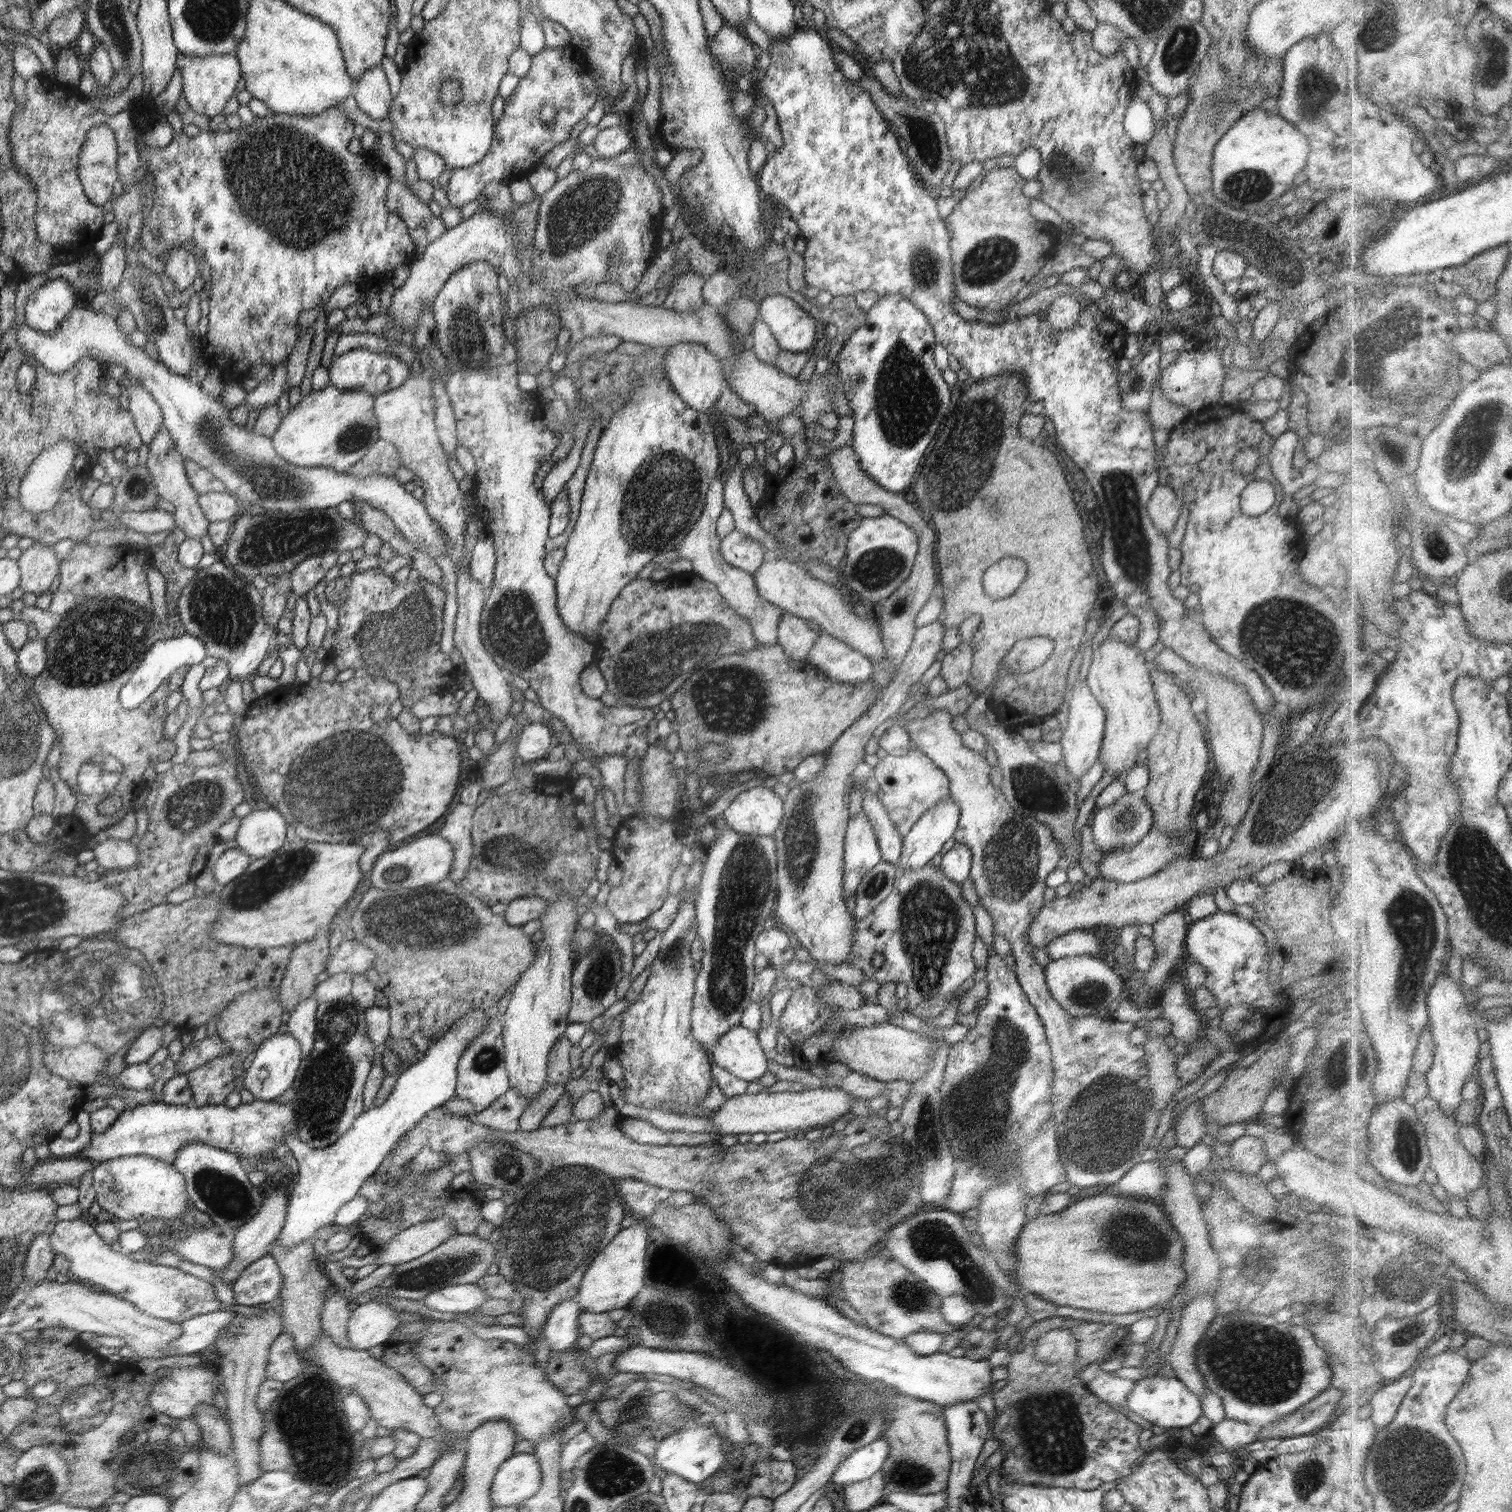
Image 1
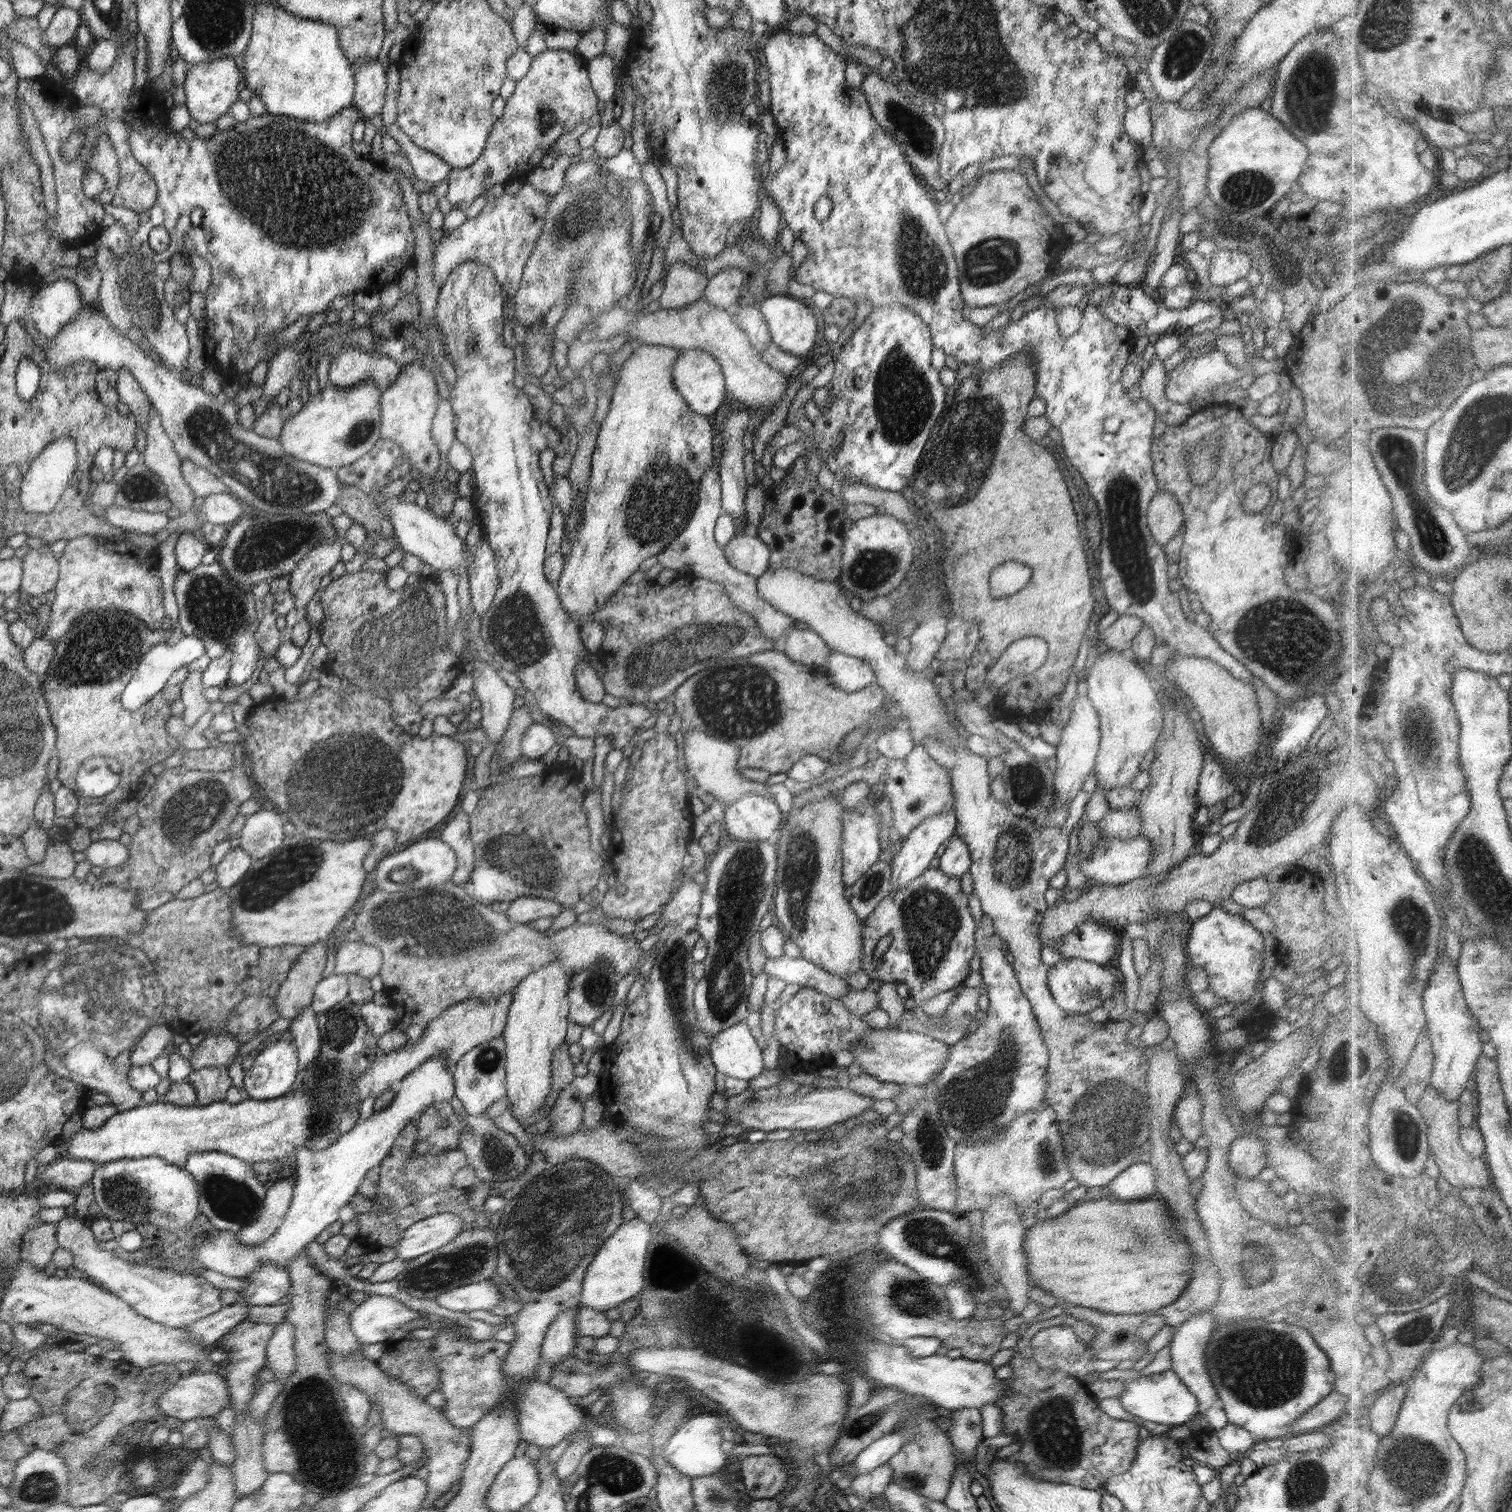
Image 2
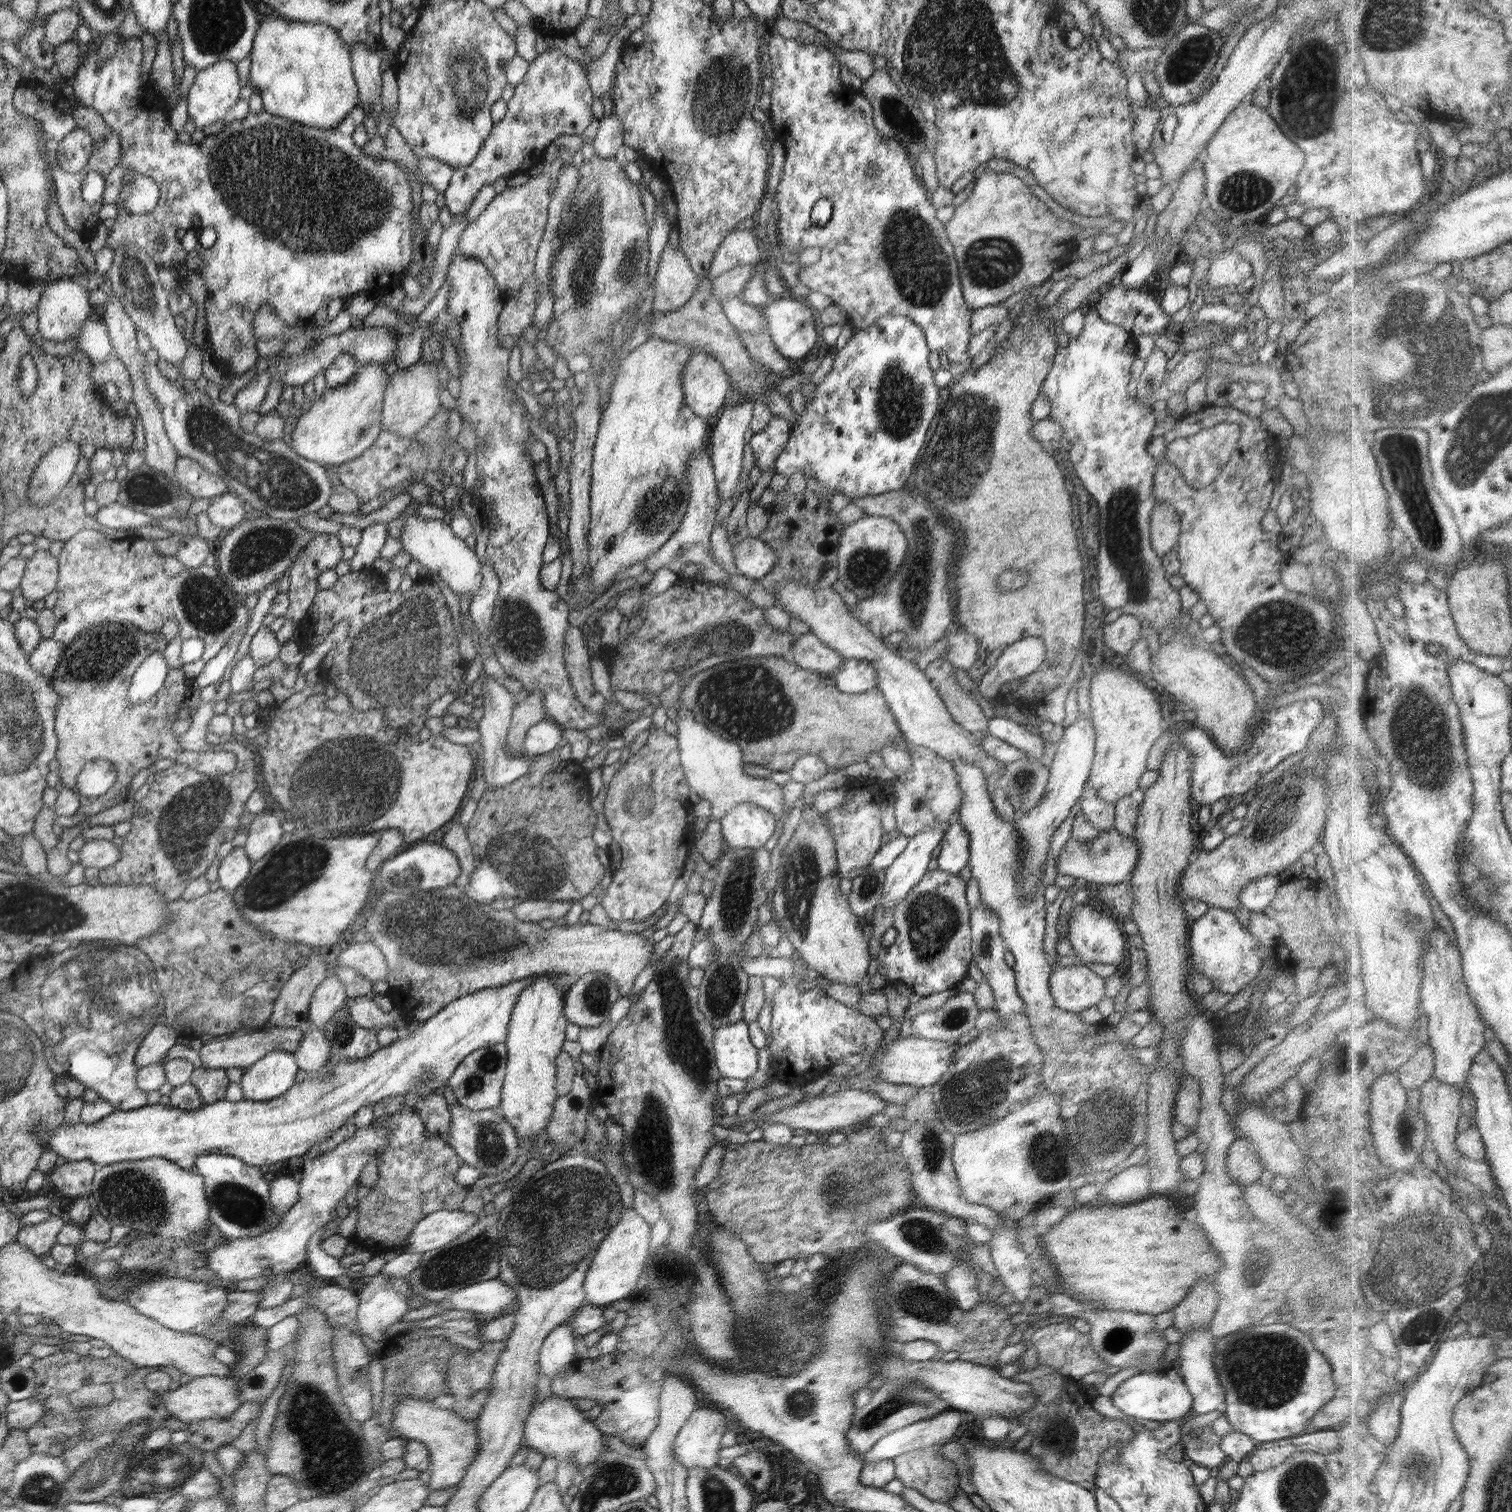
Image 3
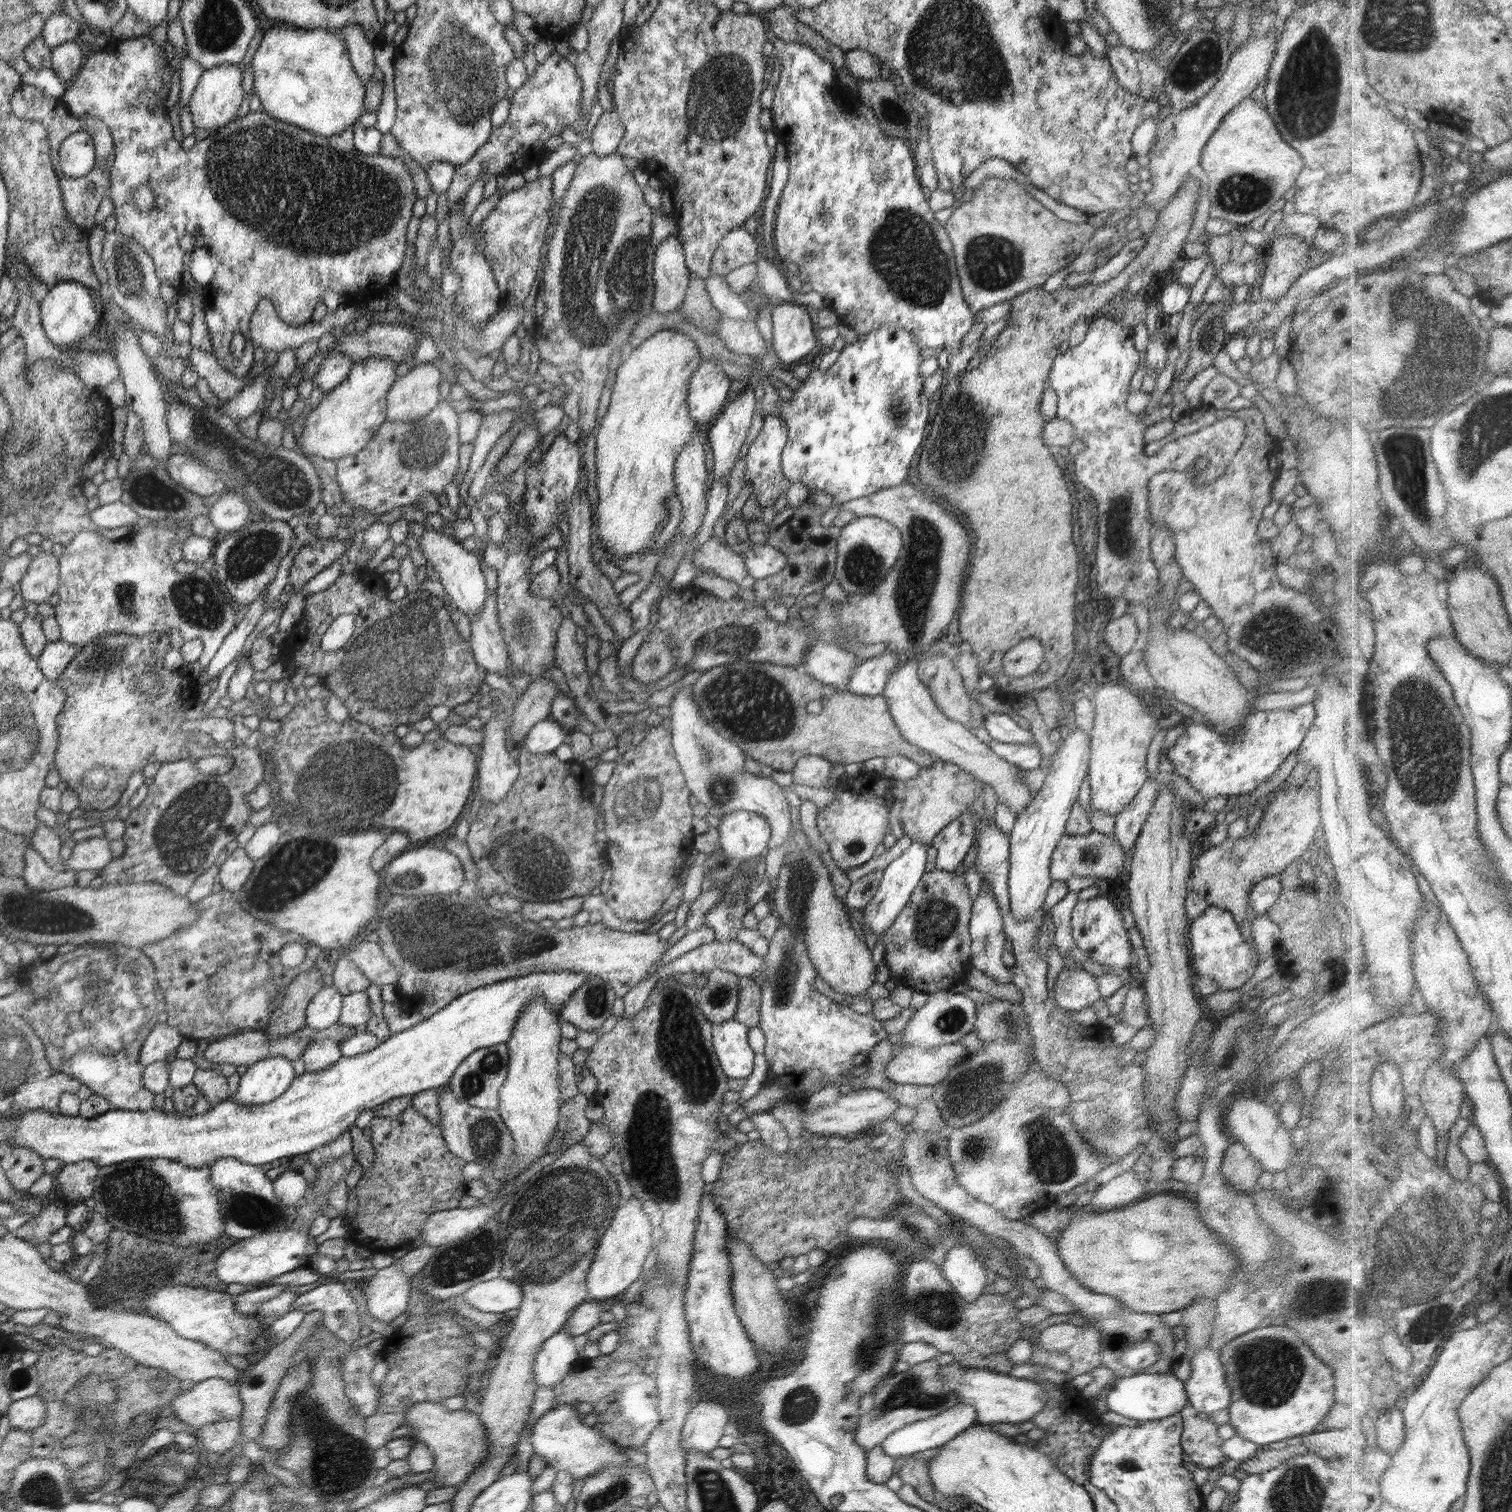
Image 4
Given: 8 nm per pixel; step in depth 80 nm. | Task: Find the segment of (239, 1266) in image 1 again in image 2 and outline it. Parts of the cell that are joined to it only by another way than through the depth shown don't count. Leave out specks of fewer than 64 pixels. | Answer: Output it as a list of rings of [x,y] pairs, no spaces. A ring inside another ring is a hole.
[[[288,1178],[280,1180],[268,1187],[268,1194],[265,1198],[263,1213],[245,1226],[238,1234],[237,1238],[243,1245],[255,1245],[264,1242],[278,1230],[284,1217],[289,1211],[295,1185]]]

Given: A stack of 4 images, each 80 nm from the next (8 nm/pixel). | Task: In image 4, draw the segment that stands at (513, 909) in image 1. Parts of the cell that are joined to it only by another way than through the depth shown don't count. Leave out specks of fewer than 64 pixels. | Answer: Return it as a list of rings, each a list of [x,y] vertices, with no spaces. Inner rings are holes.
[[[572,897],[550,902],[523,901],[520,913],[525,916],[526,920],[540,923],[546,919],[552,919],[557,922],[564,918],[574,917],[582,910],[583,897]]]

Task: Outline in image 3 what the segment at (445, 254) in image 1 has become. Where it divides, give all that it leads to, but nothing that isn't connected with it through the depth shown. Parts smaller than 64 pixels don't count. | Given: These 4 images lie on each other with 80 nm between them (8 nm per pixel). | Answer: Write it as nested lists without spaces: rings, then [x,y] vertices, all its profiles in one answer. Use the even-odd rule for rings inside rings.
[[[545,164],[543,172],[532,176],[519,187],[506,187],[487,205],[478,218],[463,230],[454,255],[460,253],[480,259],[496,277],[496,282],[507,292],[508,298],[516,296],[527,278],[534,272],[538,244],[544,234],[551,199],[551,166]]]

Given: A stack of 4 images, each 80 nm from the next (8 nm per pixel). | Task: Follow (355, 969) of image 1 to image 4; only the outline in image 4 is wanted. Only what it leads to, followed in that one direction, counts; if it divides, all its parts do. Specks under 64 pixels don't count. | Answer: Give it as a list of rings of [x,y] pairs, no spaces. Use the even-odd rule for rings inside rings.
[[[362,941],[346,952],[346,955],[375,985],[381,987],[384,984],[399,984],[400,972],[383,953],[379,943]]]

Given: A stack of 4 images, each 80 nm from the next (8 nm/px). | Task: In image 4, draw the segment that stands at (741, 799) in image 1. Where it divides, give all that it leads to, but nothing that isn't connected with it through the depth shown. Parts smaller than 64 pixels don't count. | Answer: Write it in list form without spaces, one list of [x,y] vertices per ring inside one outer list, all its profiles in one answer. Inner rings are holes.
[[[737,811],[722,818],[718,827],[722,860],[744,863],[760,857],[770,842],[770,825],[756,813]]]

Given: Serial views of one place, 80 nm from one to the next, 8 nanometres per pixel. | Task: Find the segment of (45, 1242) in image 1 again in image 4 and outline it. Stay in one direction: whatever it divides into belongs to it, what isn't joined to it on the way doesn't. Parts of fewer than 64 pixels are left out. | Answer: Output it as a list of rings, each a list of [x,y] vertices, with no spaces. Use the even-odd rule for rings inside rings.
[[[47,1205],[33,1219],[17,1228],[13,1233],[34,1246],[38,1242],[46,1242],[55,1230],[67,1224],[68,1208],[69,1206]]]

